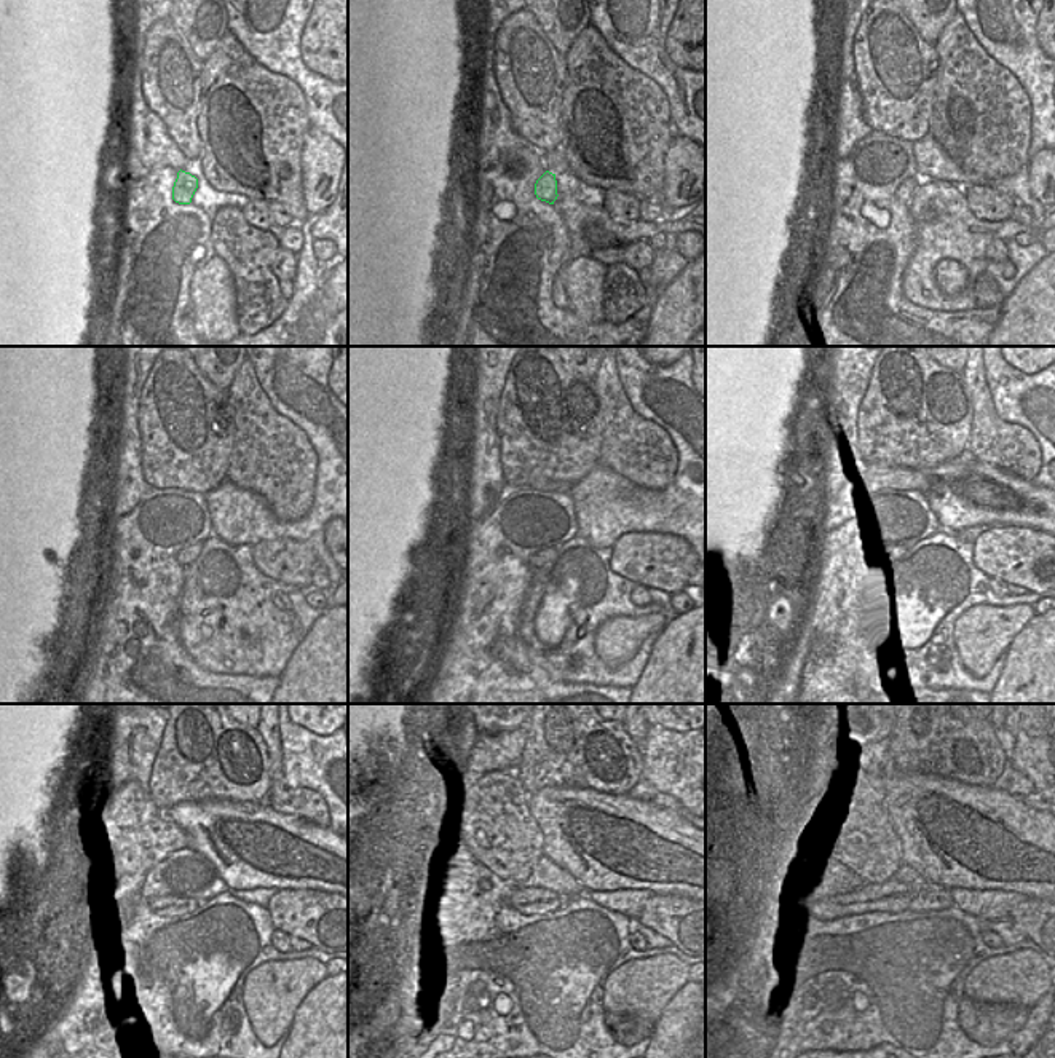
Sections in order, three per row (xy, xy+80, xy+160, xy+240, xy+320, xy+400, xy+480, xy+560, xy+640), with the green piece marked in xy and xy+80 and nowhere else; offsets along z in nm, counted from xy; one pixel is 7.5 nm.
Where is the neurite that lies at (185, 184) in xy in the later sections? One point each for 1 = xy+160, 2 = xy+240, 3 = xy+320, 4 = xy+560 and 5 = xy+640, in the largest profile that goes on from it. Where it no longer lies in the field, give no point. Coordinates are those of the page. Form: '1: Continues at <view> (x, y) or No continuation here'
1: Continues at xy+160 (907, 187)
2: Continues at xy+240 (189, 554)
3: Continues at xy+320 (537, 560)
4: Continues at xy+560 (533, 900)
5: Continues at xy+640 (894, 897).

